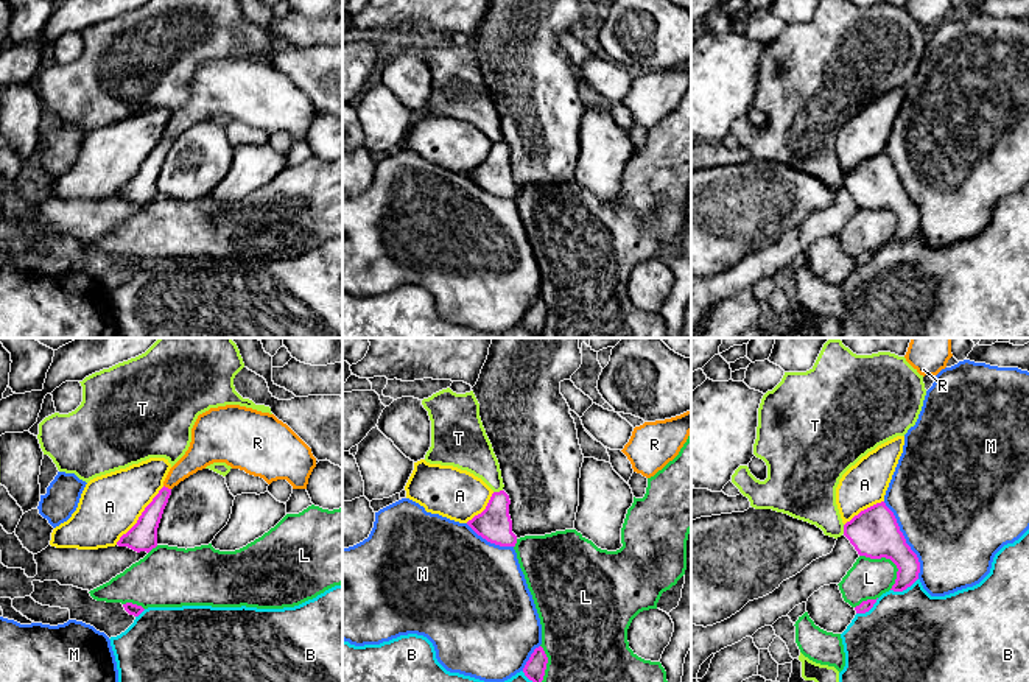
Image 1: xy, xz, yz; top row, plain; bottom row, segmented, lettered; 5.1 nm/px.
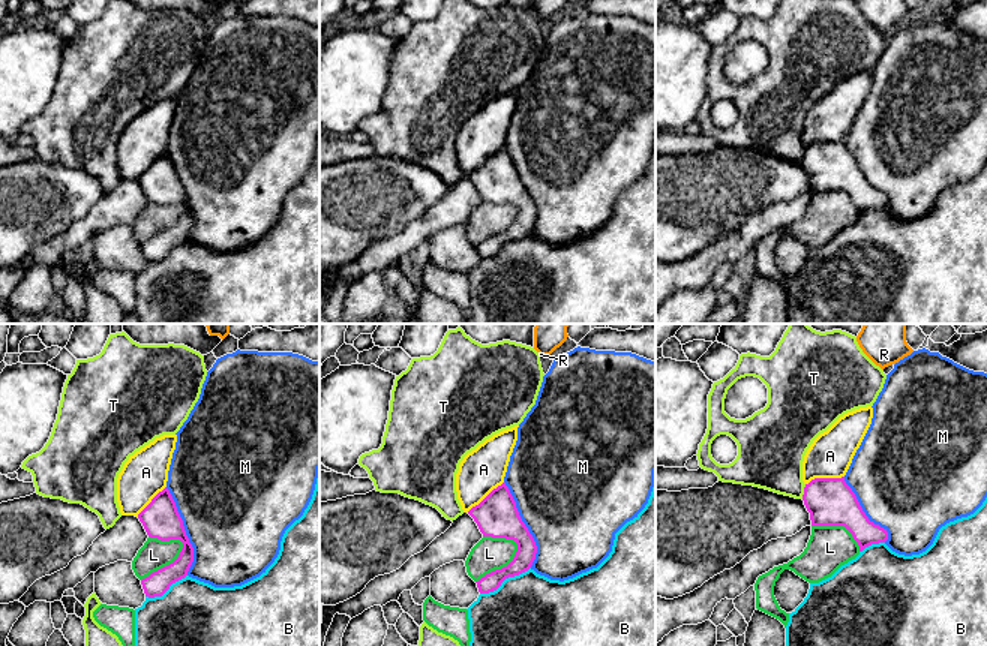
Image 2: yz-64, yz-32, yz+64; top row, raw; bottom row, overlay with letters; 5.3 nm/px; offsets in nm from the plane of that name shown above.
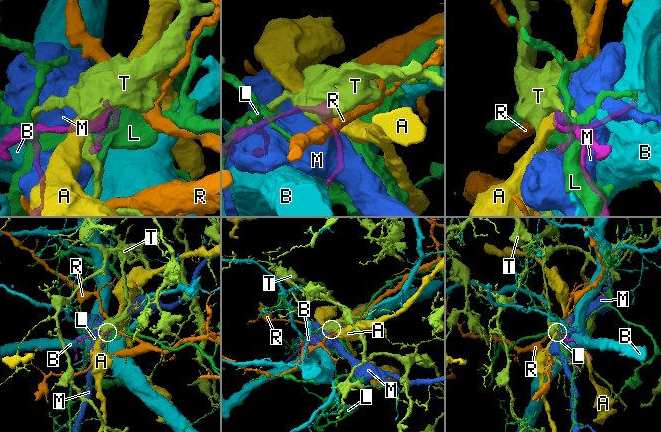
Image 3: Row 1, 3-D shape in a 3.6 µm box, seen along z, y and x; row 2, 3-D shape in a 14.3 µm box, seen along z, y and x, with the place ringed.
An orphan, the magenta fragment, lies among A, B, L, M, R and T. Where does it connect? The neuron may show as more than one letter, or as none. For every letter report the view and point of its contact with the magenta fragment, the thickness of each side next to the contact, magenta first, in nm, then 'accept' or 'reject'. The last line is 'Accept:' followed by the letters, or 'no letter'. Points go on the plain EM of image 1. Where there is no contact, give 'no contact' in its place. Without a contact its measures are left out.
A: xy (140, 167) | 150/320 nm | reject
B: yz (903, 240) | 160/480 nm | reject
L: yz (889, 209) | 260/200 nm | reject
M: yz (905, 192) | 260/480 nm | reject
R: xy (167, 139) | 120/140 nm | accept
T: xz (497, 144) | 180/200 nm | reject
Accept: R

